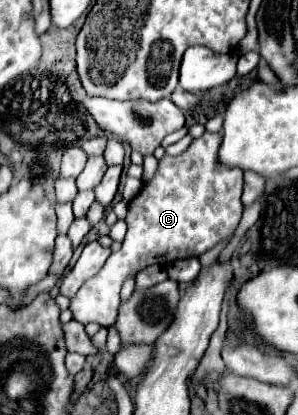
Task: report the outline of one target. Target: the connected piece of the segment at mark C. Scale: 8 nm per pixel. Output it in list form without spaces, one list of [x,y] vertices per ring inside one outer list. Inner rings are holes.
[[[205,132],[201,138],[193,140],[183,154],[165,156],[159,162],[153,180],[129,202],[125,218],[127,234],[121,250],[113,252],[101,272],[89,278],[71,298],[69,310],[73,312],[73,320],[81,324],[97,322],[103,328],[113,326],[121,302],[119,292],[129,274],[137,274],[149,264],[167,266],[181,258],[201,256],[235,232],[243,212],[243,172],[219,162],[219,144],[221,134]]]

